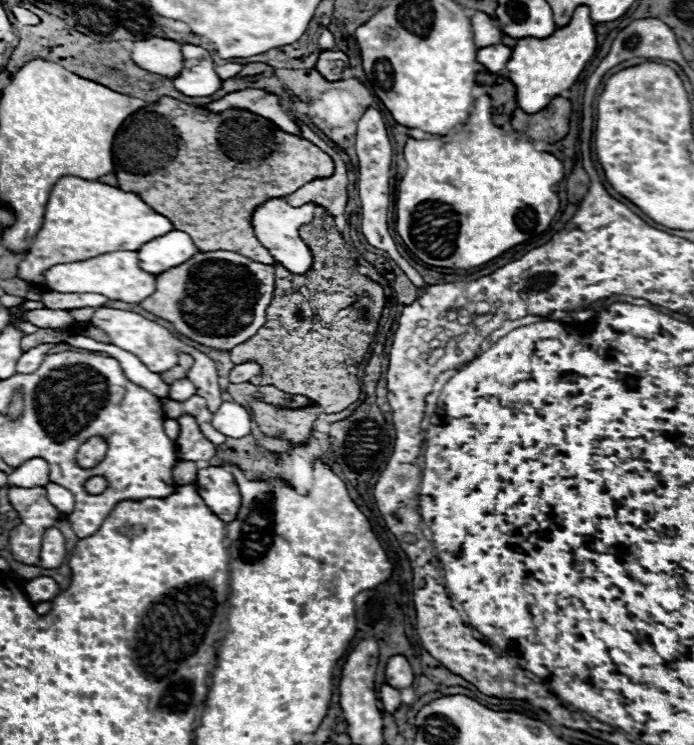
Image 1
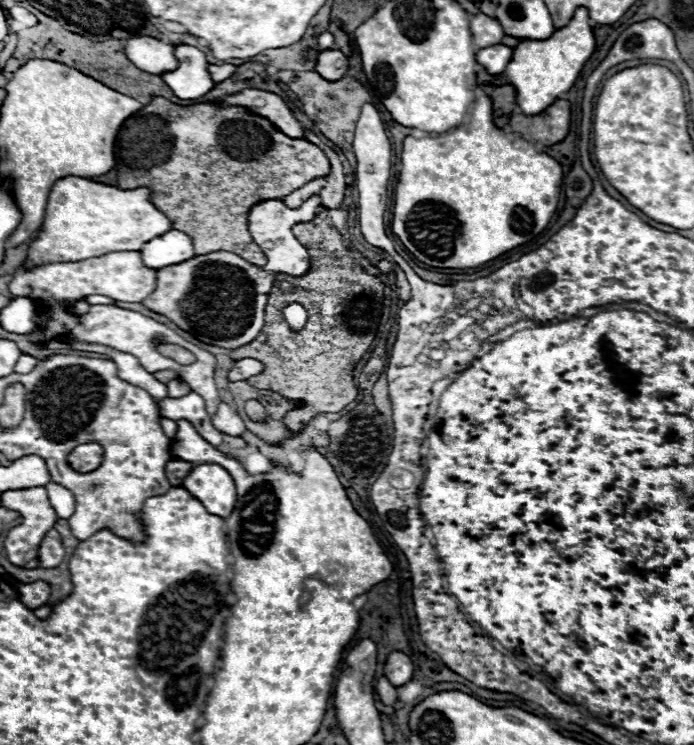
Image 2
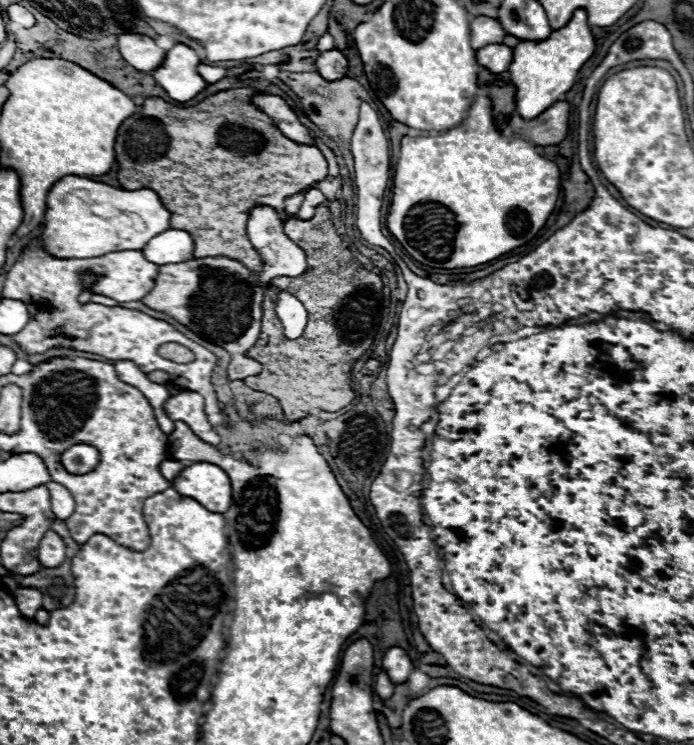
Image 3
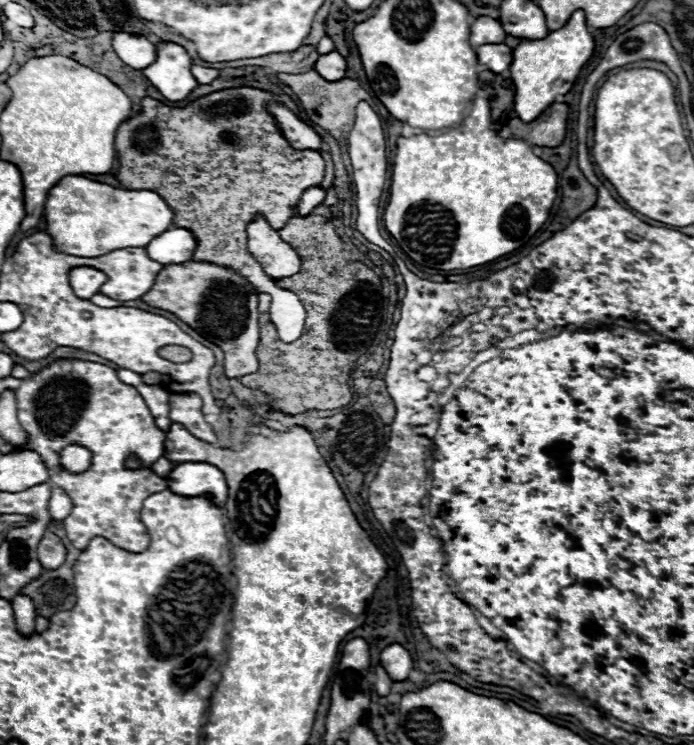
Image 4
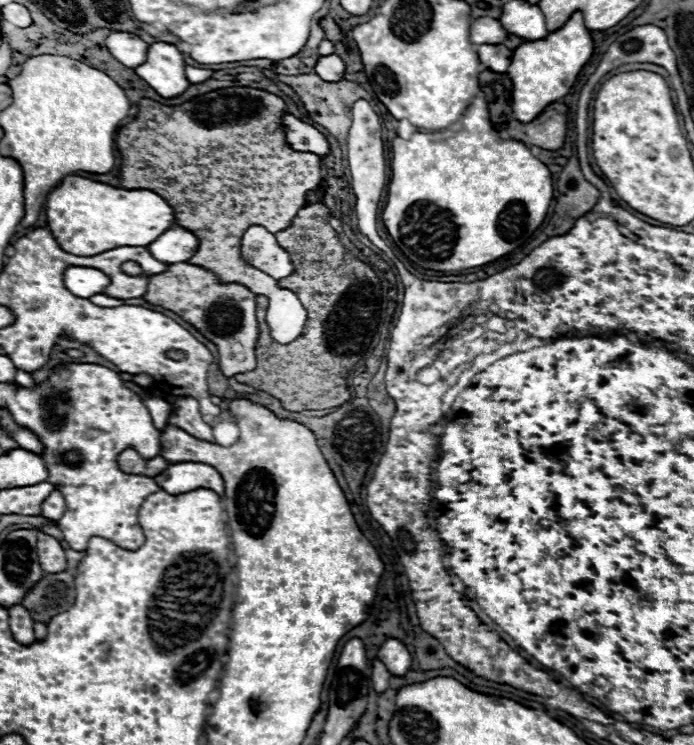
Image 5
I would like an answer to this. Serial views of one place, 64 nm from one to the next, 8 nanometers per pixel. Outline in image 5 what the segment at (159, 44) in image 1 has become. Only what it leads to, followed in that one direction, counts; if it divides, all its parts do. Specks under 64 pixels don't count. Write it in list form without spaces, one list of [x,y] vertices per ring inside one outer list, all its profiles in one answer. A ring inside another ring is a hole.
[[[112,32],[106,38],[106,46],[110,50],[110,54],[122,62],[128,68],[136,68],[140,64],[146,62],[146,52],[148,52],[148,44],[128,32]]]

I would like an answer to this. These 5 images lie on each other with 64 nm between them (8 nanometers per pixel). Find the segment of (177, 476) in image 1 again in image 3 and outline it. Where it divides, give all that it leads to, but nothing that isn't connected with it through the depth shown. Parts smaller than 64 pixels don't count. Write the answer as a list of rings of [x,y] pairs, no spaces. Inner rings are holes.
[[[164,460],[164,462],[160,464],[160,470],[162,470],[162,474],[164,474],[164,478],[166,478],[168,482],[174,482],[174,478],[184,470],[184,466],[186,466],[186,464],[182,464],[182,462],[178,462],[178,460]]]

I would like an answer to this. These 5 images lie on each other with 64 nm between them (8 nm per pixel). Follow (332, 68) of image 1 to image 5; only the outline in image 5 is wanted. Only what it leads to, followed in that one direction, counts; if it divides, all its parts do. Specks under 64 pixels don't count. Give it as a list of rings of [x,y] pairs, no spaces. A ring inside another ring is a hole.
[[[338,54],[320,56],[316,66],[314,66],[314,72],[320,74],[320,78],[324,78],[326,82],[342,80],[344,78],[344,70],[346,70],[346,64],[342,62],[342,58]]]

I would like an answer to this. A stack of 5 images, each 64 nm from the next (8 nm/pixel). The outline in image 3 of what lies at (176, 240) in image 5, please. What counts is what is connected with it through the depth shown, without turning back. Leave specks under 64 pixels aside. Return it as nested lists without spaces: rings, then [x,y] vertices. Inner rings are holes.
[[[166,230],[164,234],[158,234],[144,246],[144,258],[156,266],[164,264],[178,264],[192,260],[194,252],[194,240],[184,230]]]

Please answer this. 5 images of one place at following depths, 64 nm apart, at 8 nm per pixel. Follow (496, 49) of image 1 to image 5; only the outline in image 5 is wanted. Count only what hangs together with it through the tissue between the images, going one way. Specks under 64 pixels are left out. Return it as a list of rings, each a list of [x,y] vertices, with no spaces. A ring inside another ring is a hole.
[[[478,46],[478,58],[480,62],[492,70],[492,72],[506,72],[510,66],[510,58],[512,58],[512,50],[508,50],[506,46]]]

